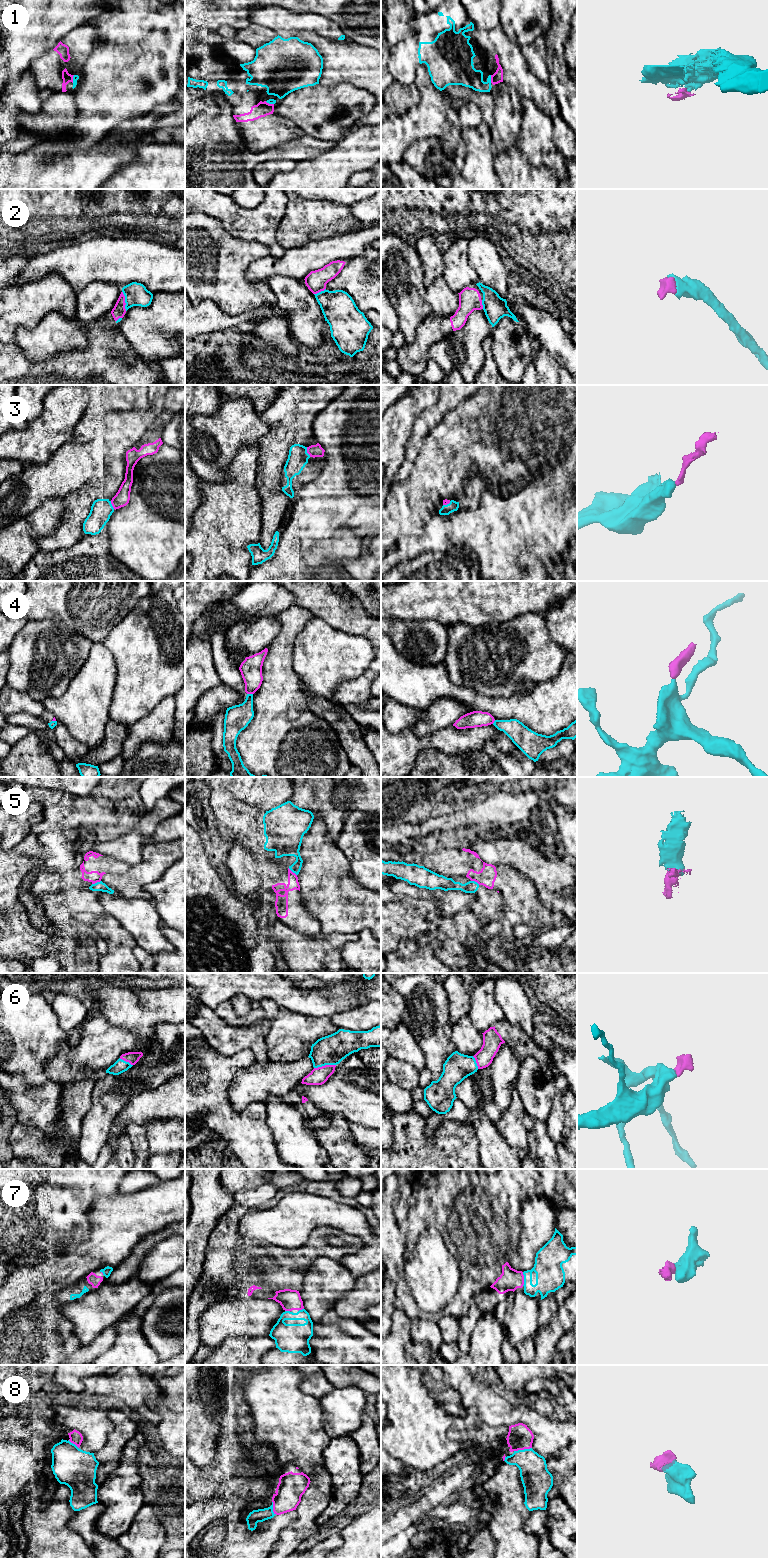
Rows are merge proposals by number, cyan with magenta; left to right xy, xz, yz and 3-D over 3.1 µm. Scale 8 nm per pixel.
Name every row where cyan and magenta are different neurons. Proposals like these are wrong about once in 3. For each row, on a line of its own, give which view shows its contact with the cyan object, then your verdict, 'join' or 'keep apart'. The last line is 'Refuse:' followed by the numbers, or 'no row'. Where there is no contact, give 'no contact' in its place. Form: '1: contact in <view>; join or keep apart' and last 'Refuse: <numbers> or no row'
1: contact in yz; join
2: contact in xy; join
3: contact in xz; join
4: contact in xz; keep apart
5: contact in xy; keep apart
6: contact in xz; join
7: contact in yz; join
8: contact in yz; join
Refuse: 4, 5

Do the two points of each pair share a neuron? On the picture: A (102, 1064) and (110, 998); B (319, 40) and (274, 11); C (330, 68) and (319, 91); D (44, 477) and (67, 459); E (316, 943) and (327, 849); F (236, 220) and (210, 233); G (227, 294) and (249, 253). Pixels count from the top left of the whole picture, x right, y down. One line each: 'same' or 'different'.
A: different
B: different
C: different
D: same
E: different
F: different
G: same

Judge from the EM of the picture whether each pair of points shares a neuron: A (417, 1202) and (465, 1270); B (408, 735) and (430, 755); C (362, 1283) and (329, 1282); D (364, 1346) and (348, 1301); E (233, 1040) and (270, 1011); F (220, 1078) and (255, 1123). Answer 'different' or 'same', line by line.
A: different
B: different
C: different
D: different
E: same
F: same

